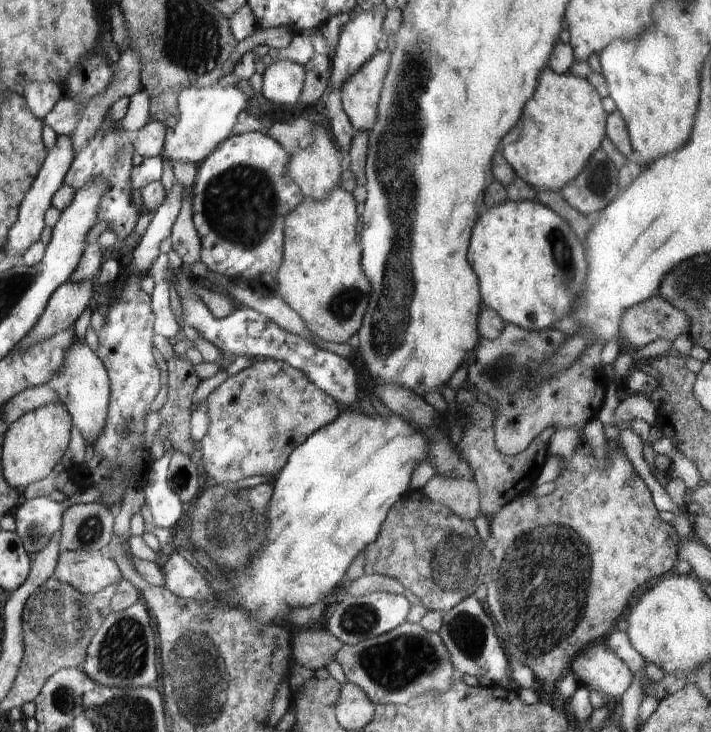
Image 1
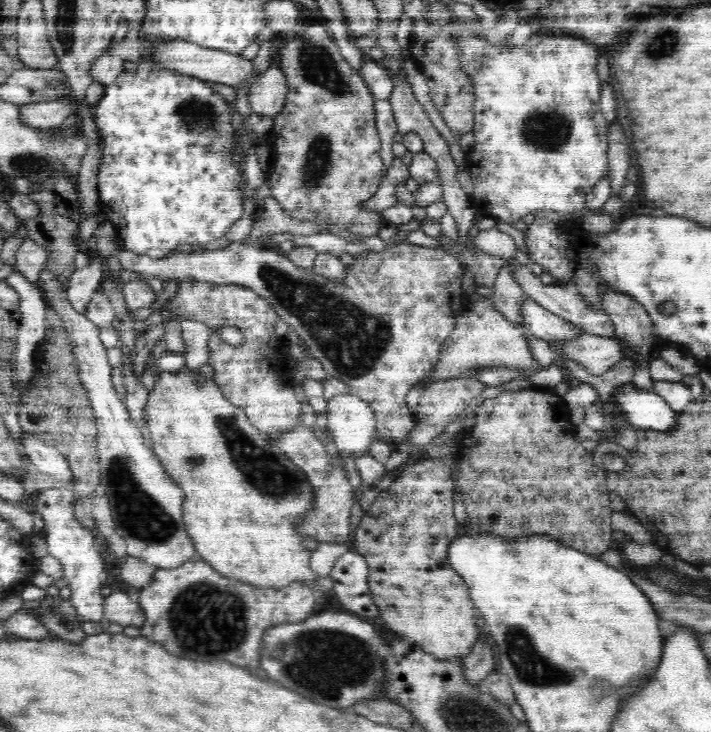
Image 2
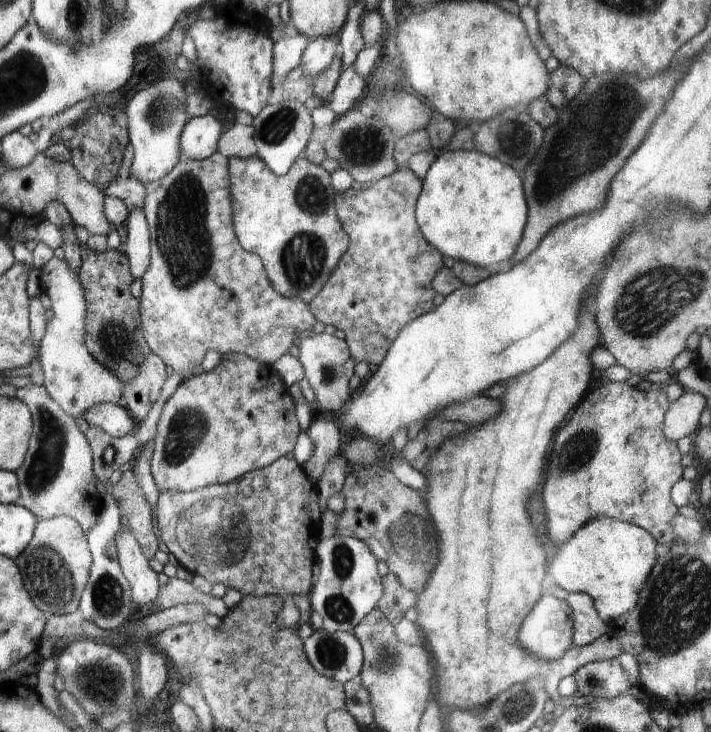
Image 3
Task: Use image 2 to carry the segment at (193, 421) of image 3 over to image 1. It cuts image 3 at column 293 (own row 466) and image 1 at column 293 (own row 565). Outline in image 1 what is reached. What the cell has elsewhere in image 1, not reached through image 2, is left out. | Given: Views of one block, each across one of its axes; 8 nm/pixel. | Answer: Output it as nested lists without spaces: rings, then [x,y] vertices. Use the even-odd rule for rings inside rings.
[[[258,359],[252,366],[228,376],[209,394],[208,432],[200,441],[201,470],[218,485],[233,484],[249,476],[273,478],[288,455],[323,426],[334,422],[342,406],[290,364]]]

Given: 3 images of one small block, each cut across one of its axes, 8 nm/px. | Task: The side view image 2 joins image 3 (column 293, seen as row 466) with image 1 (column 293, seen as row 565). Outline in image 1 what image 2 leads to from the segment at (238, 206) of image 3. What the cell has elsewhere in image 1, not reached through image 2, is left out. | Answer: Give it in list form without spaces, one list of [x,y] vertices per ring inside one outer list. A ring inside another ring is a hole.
[[[339,186],[326,200],[314,200],[298,204],[284,220],[282,264],[276,274],[276,293],[294,312],[298,312],[304,326],[326,342],[347,342],[362,326],[372,292],[370,280],[362,270],[362,249],[356,242],[356,226],[360,218],[356,214],[357,201],[353,194]]]

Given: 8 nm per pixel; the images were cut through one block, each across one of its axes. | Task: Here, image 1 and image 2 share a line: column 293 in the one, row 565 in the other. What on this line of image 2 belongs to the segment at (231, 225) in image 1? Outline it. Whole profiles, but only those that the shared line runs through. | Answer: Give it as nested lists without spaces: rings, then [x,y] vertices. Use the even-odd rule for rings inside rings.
[[[198,555],[173,569],[156,568],[154,580],[139,592],[139,603],[146,615],[140,634],[178,658],[196,662],[230,662],[244,670],[260,668],[260,644],[268,628],[278,624],[296,624],[312,616],[319,593],[302,581],[294,581],[282,588],[254,587],[230,577],[224,577]]]

